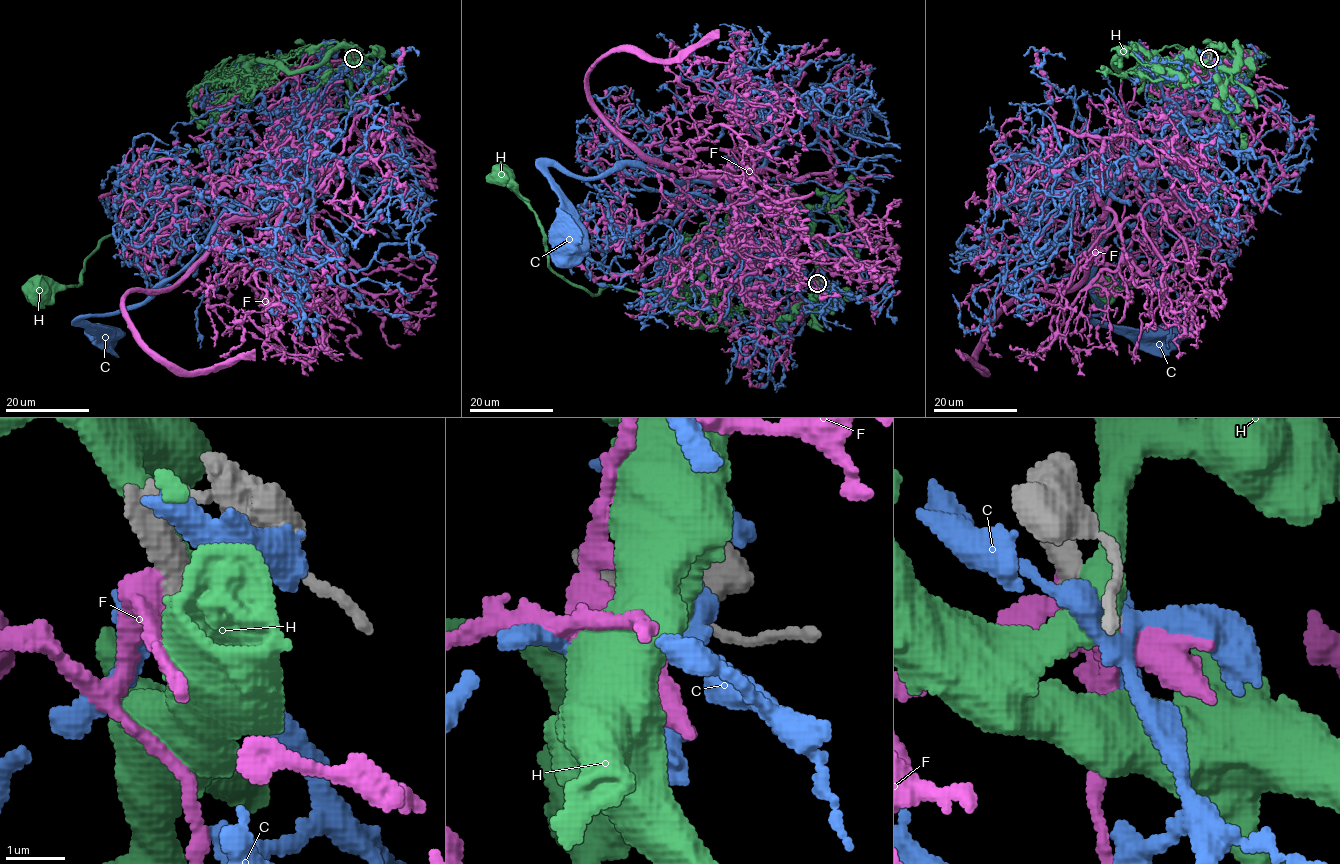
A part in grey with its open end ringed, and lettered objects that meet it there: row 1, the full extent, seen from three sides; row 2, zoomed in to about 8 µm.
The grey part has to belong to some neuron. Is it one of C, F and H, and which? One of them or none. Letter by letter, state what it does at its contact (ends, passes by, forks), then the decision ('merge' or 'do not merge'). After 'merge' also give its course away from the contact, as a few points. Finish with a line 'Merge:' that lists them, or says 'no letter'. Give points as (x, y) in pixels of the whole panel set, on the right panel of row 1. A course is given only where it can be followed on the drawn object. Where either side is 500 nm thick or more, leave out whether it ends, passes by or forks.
C: it forks there; do not merge
F: merge
H: do not merge
Merge: F

